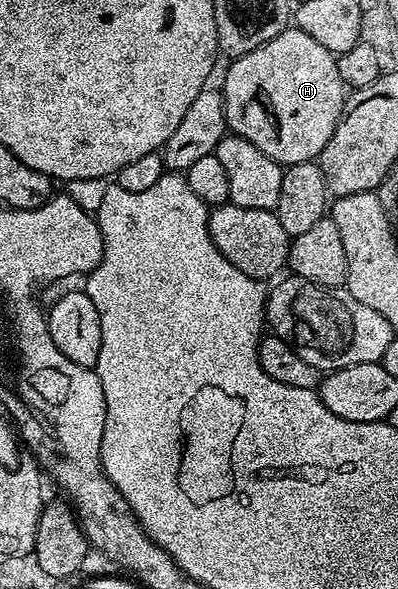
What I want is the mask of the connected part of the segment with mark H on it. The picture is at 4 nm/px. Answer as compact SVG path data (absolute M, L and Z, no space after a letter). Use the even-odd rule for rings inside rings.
M290 27L255 51L236 58L230 65L233 66L225 73L223 88L228 132L255 143L263 155L275 159L282 167L320 158L323 147L327 147L335 127L341 121L347 100L347 86L339 79L334 53L327 51L323 43L315 43L315 39L311 39L311 35L302 29Z

